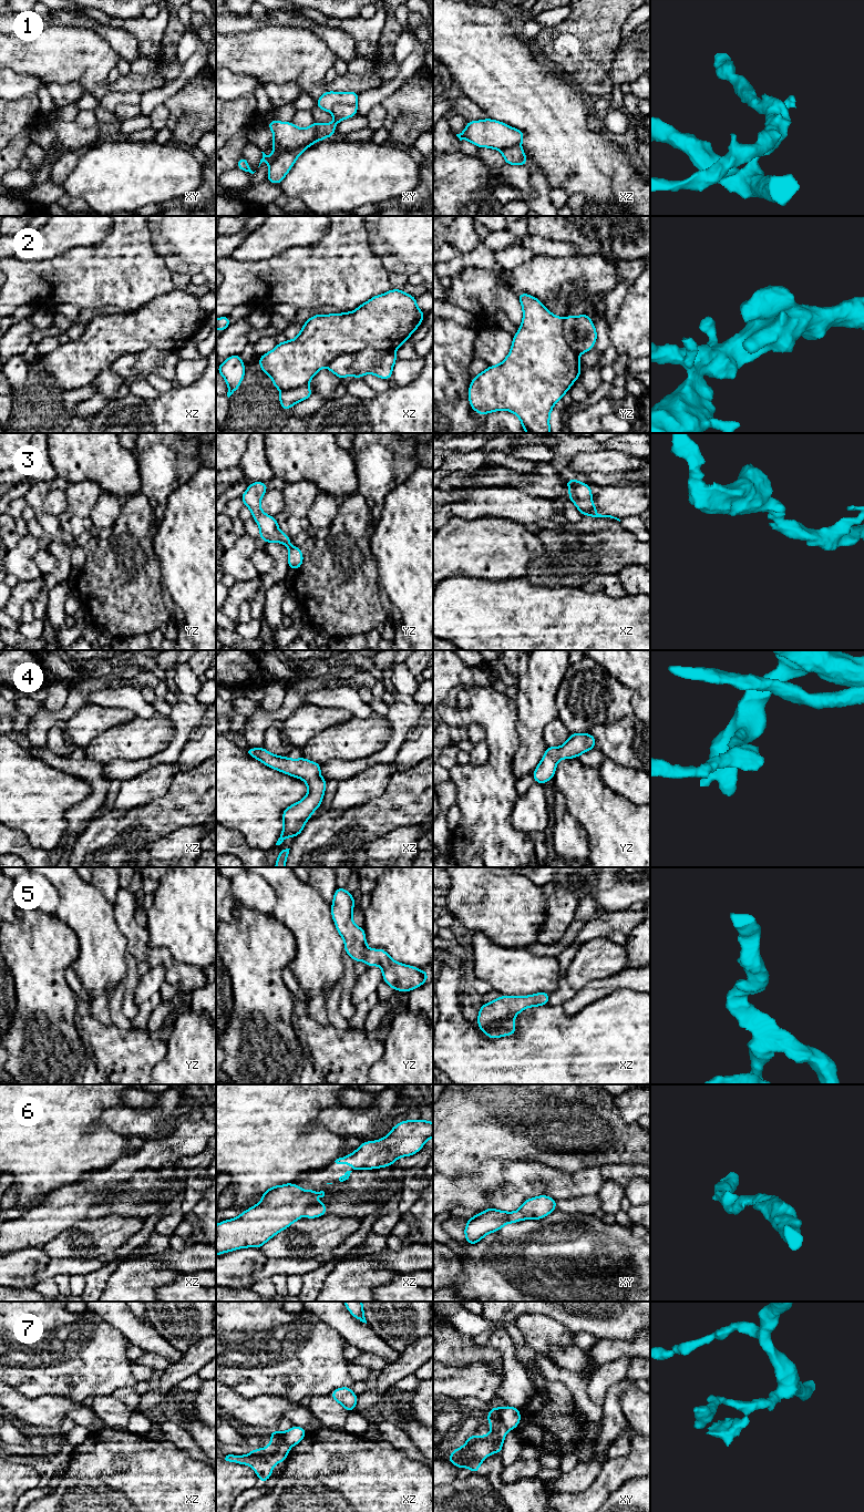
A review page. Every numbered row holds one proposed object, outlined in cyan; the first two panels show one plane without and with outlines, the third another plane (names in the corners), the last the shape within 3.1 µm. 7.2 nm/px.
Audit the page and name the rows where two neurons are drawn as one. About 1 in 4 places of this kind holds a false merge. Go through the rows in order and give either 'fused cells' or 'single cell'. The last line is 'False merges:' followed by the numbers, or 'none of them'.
1: fused cells
2: fused cells
3: single cell
4: single cell
5: single cell
6: single cell
7: fused cells
False merges: 1, 2, 7

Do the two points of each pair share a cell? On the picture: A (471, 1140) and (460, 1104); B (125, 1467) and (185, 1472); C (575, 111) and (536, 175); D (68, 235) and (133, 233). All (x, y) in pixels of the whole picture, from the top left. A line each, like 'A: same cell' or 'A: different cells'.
A: same cell
B: same cell
C: different cells
D: different cells

